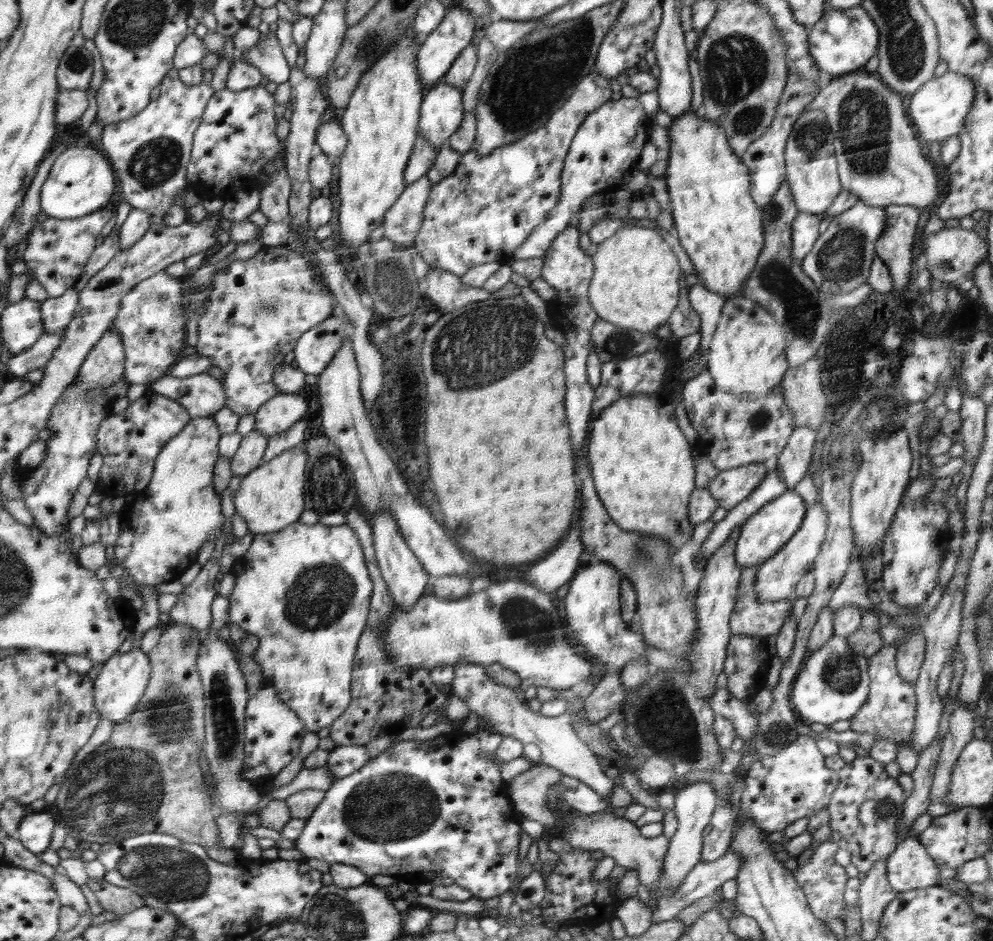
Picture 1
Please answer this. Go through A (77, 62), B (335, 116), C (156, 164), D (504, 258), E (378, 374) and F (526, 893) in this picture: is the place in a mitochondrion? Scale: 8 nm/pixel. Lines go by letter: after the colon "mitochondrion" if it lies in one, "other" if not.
A: mitochondrion
B: other
C: mitochondrion
D: other
E: other
F: other

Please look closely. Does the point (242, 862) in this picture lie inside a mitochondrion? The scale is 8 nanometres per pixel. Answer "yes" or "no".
no

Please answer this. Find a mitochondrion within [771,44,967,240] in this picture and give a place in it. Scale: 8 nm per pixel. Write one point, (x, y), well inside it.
(863, 128)

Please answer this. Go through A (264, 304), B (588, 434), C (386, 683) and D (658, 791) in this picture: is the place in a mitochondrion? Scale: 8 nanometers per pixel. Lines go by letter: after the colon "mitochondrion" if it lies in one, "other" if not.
A: mitochondrion
B: other
C: other
D: other

